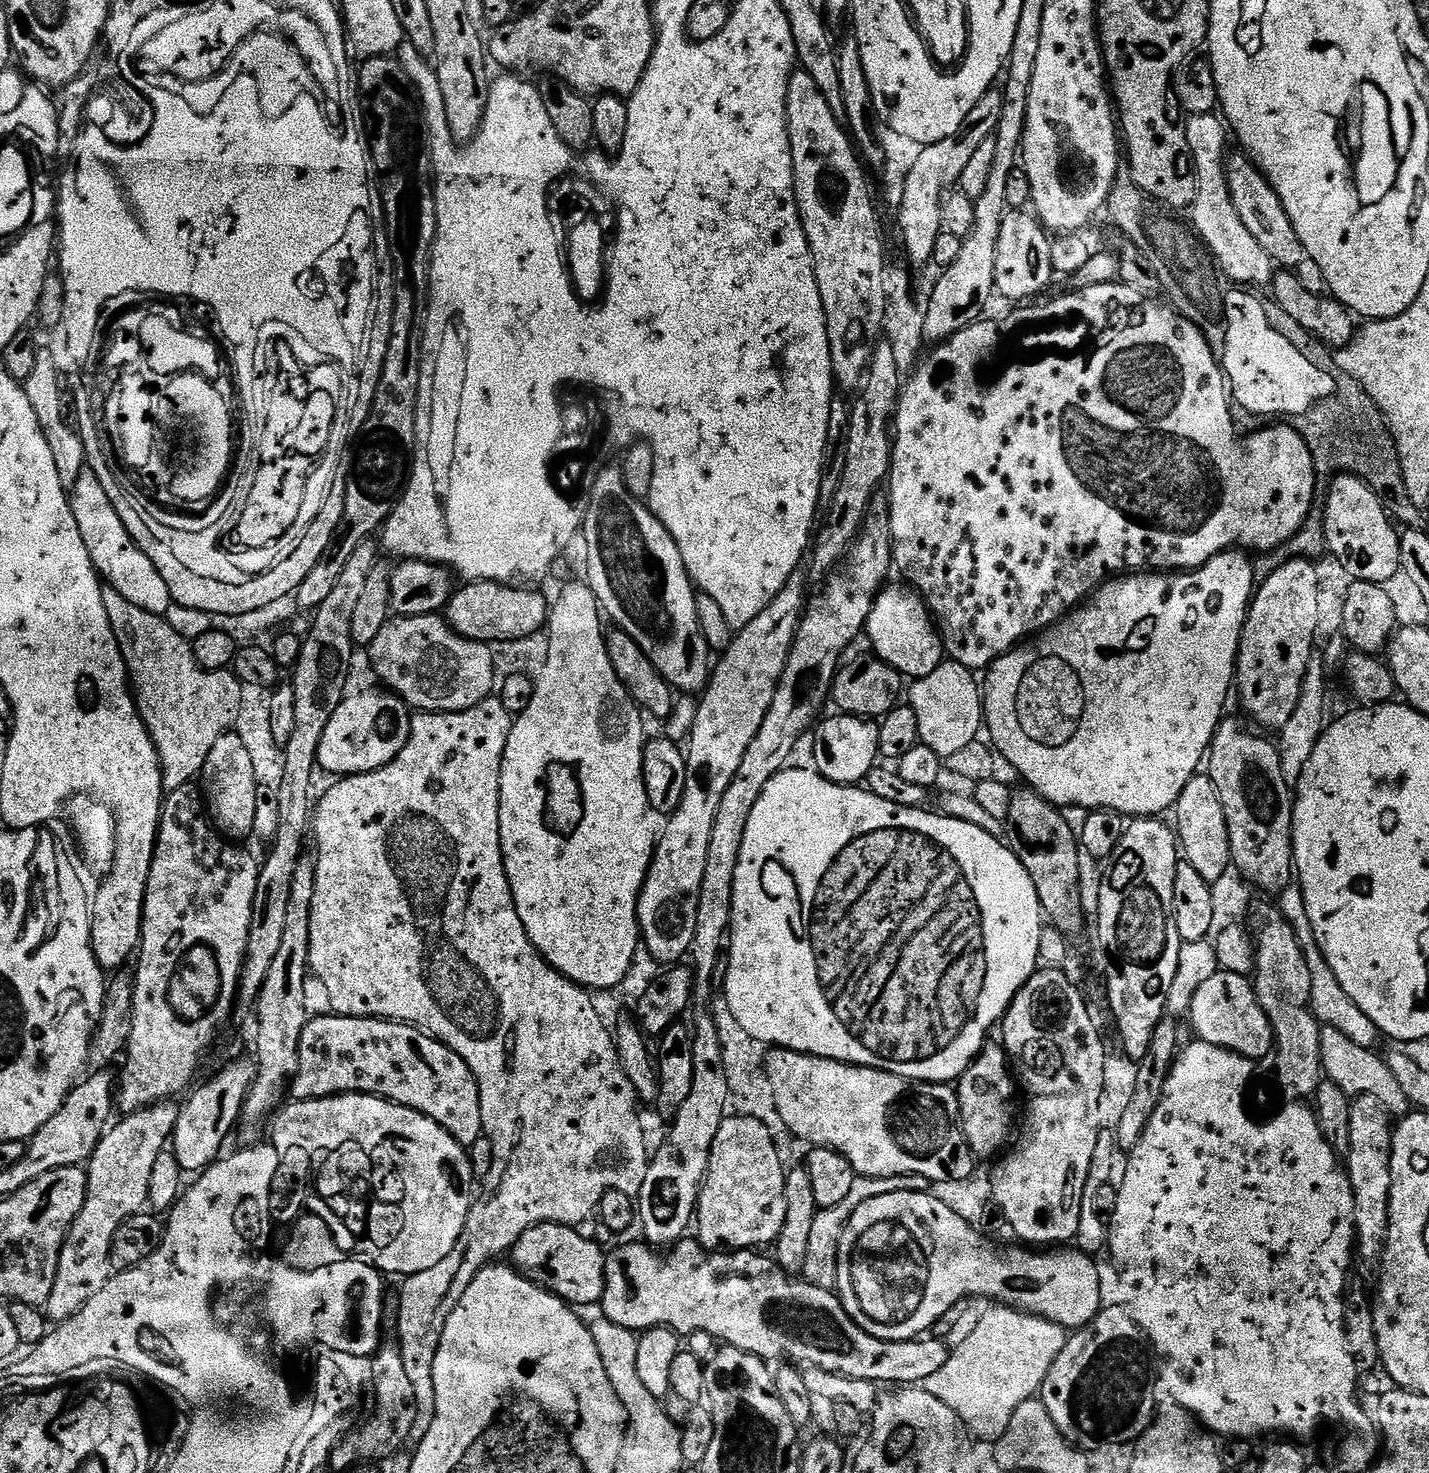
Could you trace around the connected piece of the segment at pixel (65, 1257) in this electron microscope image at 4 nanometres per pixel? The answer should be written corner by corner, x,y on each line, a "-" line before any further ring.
175,1103
151,1104
138,1112
129,1112
117,1119
105,1131
100,1145
94,1150
91,1160
86,1165
88,1189
86,1202
74,1218
68,1231
62,1254
58,1258
58,1274
54,1278
54,1290
46,1305
49,1321
68,1320
106,1286
114,1273
112,1270
112,1243
118,1226
130,1217
145,1211
149,1203
151,1171
160,1152
169,1147
172,1131
176,1129
176,1119
180,1113

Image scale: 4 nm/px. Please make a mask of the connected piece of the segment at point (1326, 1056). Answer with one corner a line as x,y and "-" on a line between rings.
1321,1027
1321,1066
1323,1075
1343,1090
1350,1098
1371,1096
1379,1101
1389,1115
1402,1118
1409,1113
1410,1103
1402,1092
1398,1080
1388,1069
1387,1059
1370,1048
1363,1048
1346,1038
1342,1032
1329,1027

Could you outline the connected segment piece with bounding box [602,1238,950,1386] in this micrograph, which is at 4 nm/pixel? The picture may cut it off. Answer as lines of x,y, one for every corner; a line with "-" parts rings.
685,1238
679,1244
672,1245
671,1249
661,1254
657,1249
649,1246
647,1243
639,1242
640,1244
624,1244
621,1248
616,1248
613,1252
609,1251
606,1256
606,1286
604,1287
604,1298
602,1301
603,1319
614,1322
623,1328
629,1328
631,1332
642,1333
647,1332
649,1328
671,1328
677,1334
689,1334
694,1331
705,1331
715,1337
717,1341
723,1342
725,1345
737,1348
738,1350
746,1350
750,1354
760,1356
769,1362
775,1360
793,1360
796,1364
804,1364
808,1368
821,1368
827,1372
833,1372
839,1376
846,1378
858,1378
861,1380
871,1380
877,1386
883,1384
900,1384
896,1386
920,1386
923,1385
926,1378
930,1378
930,1374
938,1374
944,1372
944,1367
948,1361
949,1345
940,1338
917,1338
915,1340
879,1340
870,1334
866,1334
866,1330
862,1330
850,1318
850,1314
846,1314
846,1310
842,1306
840,1297
833,1290
822,1290
818,1286
808,1283
803,1278
797,1278
795,1275
784,1272
780,1269
779,1264
771,1255
760,1256
756,1250
709,1250
702,1247
699,1239

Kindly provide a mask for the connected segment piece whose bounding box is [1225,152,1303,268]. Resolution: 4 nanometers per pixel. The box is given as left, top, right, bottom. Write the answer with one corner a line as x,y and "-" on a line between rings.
1242,152
1229,153
1225,157
1225,174
1232,209
1255,240
1260,251
1269,257
1277,267
1294,267
1303,257
1303,248
1293,234
1292,224
1280,204
1280,200
1267,192
1267,181
1260,175
1255,163

